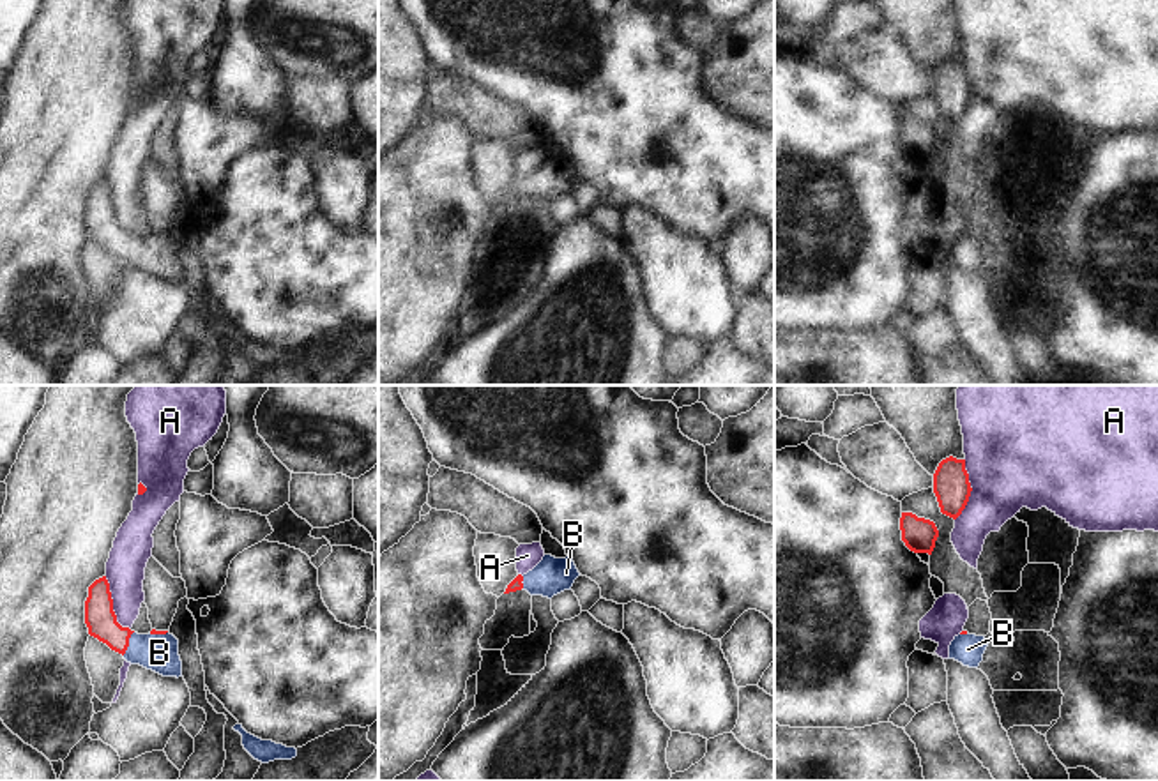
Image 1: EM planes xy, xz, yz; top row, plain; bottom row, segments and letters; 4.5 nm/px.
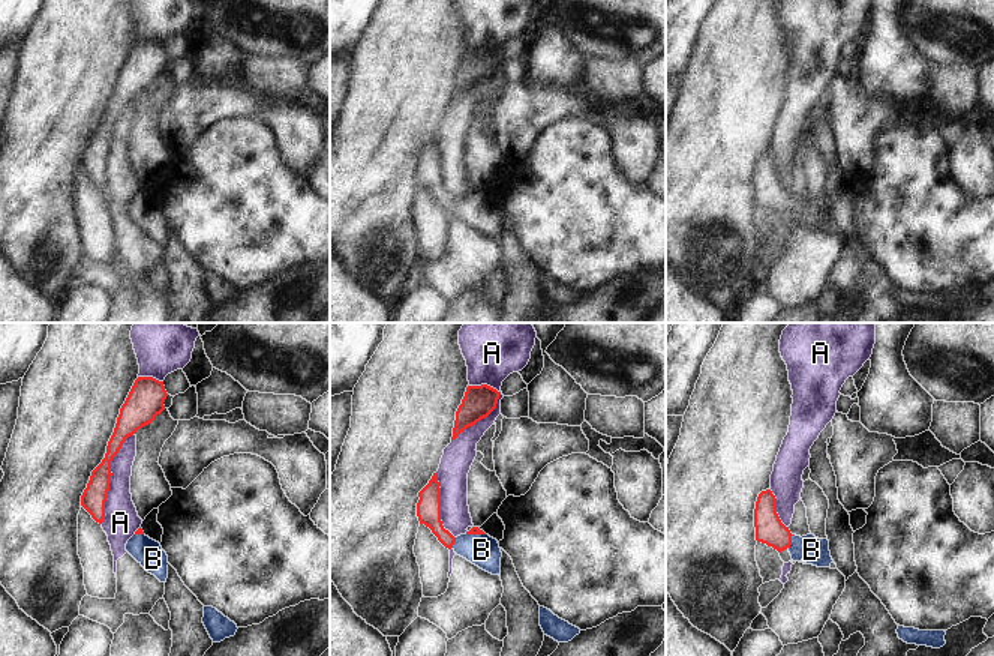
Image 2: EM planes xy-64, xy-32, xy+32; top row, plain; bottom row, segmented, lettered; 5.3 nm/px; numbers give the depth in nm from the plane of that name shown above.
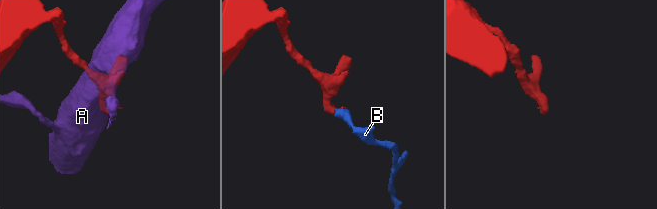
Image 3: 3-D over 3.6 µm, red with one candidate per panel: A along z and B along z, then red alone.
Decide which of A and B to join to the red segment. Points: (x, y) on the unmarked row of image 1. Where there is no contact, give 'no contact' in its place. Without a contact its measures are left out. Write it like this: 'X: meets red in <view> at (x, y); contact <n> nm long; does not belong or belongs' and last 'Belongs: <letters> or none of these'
A: meets red in yz at (971, 94); contact 300 nm long; does not belong
B: meets red in xy at (128, 248); contact 120 nm long; belongs
Belongs: B

